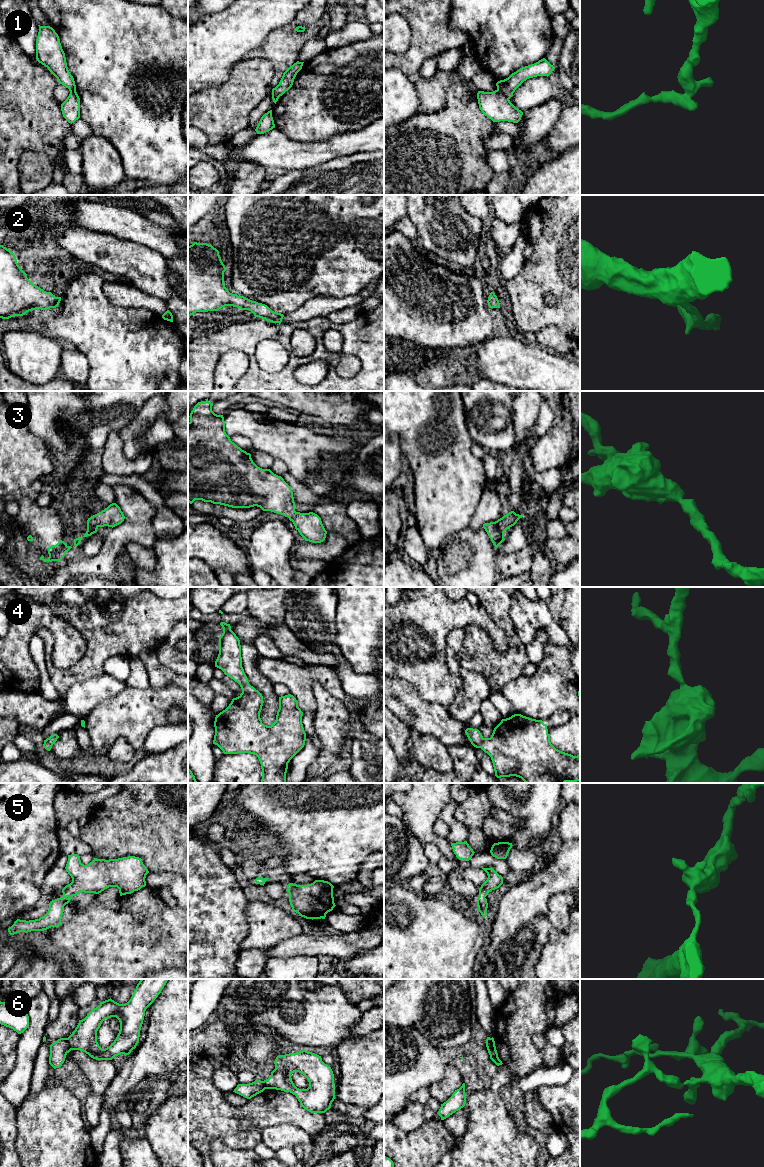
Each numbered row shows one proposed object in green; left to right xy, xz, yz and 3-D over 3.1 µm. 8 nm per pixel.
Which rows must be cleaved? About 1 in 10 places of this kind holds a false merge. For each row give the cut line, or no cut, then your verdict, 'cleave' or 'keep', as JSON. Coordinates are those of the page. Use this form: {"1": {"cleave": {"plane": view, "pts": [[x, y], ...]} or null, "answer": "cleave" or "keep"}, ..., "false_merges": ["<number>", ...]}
{"1": {"cleave": {"plane": "yz", "pts": [[497, 89], [508, 99]]}, "answer": "cleave"}, "2": {"cleave": null, "answer": "keep"}, "3": {"cleave": null, "answer": "keep"}, "4": {"cleave": null, "answer": "keep"}, "5": {"cleave": null, "answer": "keep"}, "6": {"cleave": {"plane": "xy", "pts": [[66, 1038], [71, 1049]]}, "answer": "cleave"}, "false_merges": ["1", "6"]}

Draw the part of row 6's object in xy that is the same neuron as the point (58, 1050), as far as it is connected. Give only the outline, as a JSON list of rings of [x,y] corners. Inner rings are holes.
[[[60,1038],[50,1045],[49,1064],[59,1068],[65,1061],[66,1055],[71,1051],[67,1038]]]

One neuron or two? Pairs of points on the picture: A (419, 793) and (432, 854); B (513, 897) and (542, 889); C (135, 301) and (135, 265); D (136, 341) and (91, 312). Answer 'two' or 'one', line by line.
A: two
B: one
C: two
D: one

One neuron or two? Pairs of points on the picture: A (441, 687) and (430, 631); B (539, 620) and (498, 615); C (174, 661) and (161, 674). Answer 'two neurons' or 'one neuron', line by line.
A: one neuron
B: two neurons
C: two neurons

